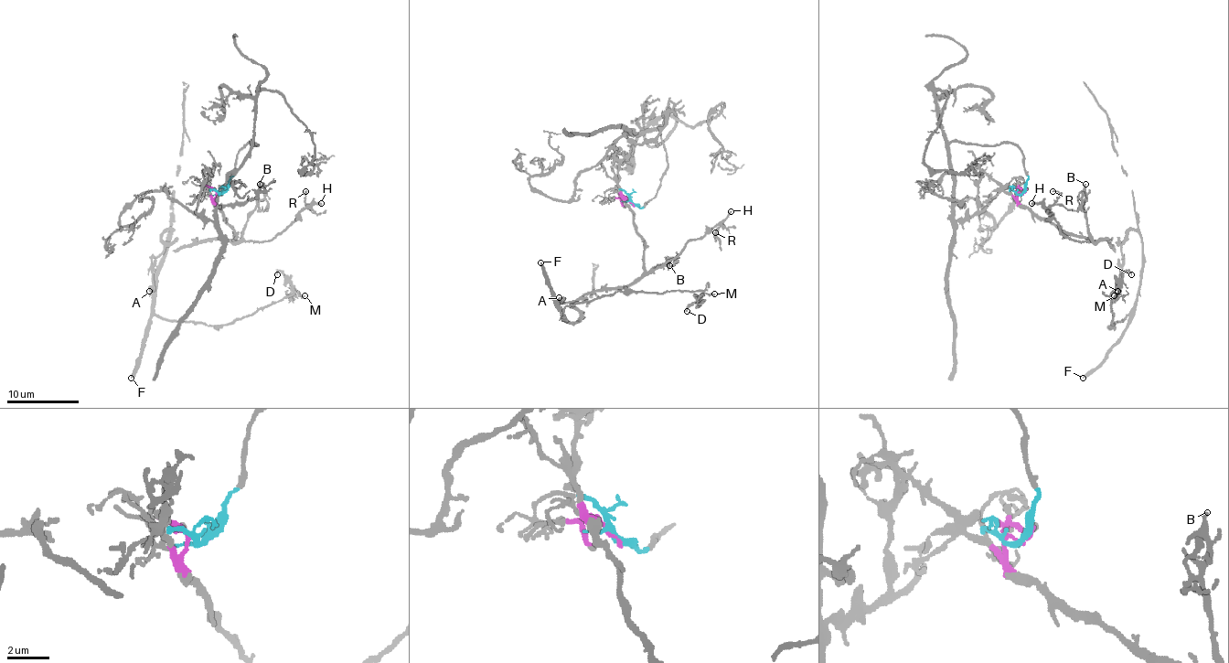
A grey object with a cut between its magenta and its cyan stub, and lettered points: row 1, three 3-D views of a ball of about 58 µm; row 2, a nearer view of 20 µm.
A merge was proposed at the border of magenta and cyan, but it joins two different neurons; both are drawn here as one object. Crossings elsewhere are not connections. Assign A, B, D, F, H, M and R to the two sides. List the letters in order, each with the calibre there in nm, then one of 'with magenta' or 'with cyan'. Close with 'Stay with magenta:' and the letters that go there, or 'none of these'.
A: 240 nm thick; with magenta
B: 140 nm thick; with magenta
D: 180 nm thick; with magenta
F: 240 nm thick; with magenta
H: 200 nm thick; with magenta
M: 150 nm thick; with magenta
R: 110 nm thick; with magenta
Stay with magenta: A, B, D, F, H, M, R

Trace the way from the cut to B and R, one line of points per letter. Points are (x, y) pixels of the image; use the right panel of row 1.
B: (1023, 192), (1017, 194), (1020, 203), (1063, 230), (1090, 240), (1084, 184)
R: (1023, 192), (1017, 194), (1020, 203), (1088, 241), (1069, 240), (1062, 232), (1049, 207), (1058, 194), (1052, 190)

